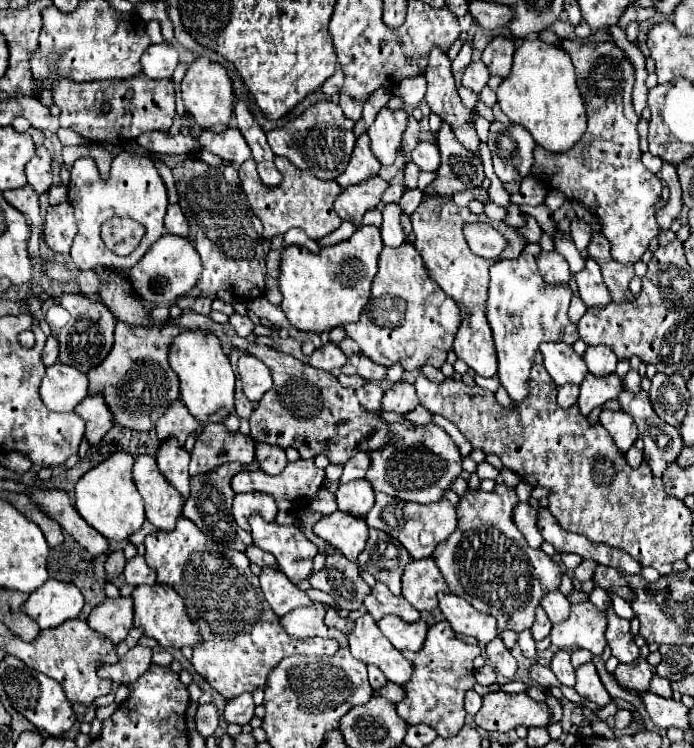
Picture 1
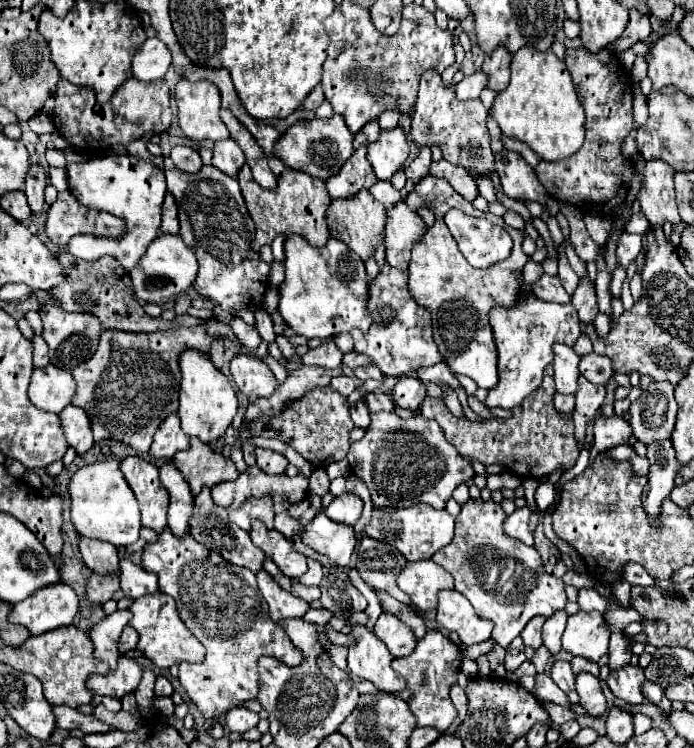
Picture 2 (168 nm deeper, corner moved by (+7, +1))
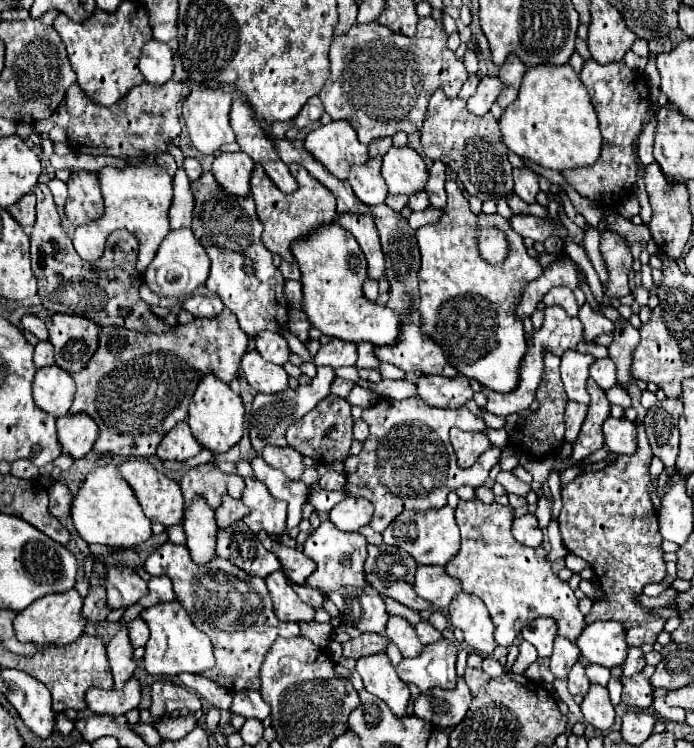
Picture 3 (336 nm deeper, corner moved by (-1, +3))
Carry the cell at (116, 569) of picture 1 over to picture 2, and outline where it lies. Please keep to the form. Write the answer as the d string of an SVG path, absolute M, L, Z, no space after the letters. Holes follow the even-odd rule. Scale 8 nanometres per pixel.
M90 577L86 581L86 599L94 605L104 605L108 599L112 599L114 591L120 589L120 581L114 581L114 577Z

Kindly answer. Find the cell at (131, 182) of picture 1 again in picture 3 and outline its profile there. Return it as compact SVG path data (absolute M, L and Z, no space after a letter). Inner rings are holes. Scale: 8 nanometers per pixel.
M142 161L134 167L128 165L124 169L102 167L98 171L98 181L100 181L100 191L102 191L102 197L104 197L106 211L104 211L100 221L82 225L80 229L74 231L74 249L78 251L78 255L84 261L98 261L104 253L108 235L116 229L126 229L140 243L138 271L144 273L148 263L154 259L162 239L170 231L168 209L170 209L170 203L172 203L172 177L158 163L148 165L146 161Z

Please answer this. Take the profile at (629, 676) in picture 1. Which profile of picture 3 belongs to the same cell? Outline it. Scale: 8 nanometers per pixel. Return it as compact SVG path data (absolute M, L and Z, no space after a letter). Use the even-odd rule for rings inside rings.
M638 673L632 677L622 677L622 701L628 705L636 705L638 709L646 709L652 705L652 685L650 681Z

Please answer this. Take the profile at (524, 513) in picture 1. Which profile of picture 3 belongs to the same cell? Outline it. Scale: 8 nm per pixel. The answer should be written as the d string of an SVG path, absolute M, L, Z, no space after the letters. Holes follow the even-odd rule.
M530 513L520 519L514 519L512 535L518 539L518 542L529 547L539 547L544 540L542 529L538 527L536 517Z

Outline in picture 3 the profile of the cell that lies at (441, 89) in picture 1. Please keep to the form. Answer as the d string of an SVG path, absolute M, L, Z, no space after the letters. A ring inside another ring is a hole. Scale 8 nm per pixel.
M438 89L430 97L426 119L424 119L424 125L420 129L420 139L422 139L424 155L432 161L442 161L444 165L448 165L450 171L456 173L458 181L464 185L468 195L476 195L482 201L486 201L486 199L496 199L498 201L500 197L506 197L512 191L512 165L506 157L508 147L502 143L502 133L498 131L498 121L492 117L490 111L482 117L472 115L466 109L464 99L460 99L460 97L450 99L450 97L444 95L442 89Z

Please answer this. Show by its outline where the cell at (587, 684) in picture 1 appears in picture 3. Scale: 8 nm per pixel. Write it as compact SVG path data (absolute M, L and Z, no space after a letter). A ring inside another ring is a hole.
M592 683L580 709L584 713L584 719L596 729L610 729L614 723L614 705L610 703L608 689L604 685Z

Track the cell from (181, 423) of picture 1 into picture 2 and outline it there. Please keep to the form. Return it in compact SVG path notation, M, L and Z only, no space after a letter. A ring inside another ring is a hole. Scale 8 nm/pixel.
M168 415L156 435L154 435L154 443L150 447L150 455L156 457L156 459L166 459L170 461L176 451L180 449L188 449L190 447L190 439L186 437L186 433L182 433L182 427L180 427L180 421L176 415Z

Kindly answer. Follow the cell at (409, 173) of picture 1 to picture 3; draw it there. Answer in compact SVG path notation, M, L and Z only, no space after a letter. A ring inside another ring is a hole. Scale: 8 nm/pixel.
M418 191L418 195L412 195L408 199L408 207L412 211L420 211L420 209L428 209L430 207L430 199L426 195L426 191Z

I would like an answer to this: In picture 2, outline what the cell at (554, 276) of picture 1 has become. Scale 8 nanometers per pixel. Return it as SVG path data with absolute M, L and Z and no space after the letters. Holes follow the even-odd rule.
M544 275L538 283L534 283L532 289L534 297L542 299L542 301L554 301L554 303L570 303L570 295L566 293L566 289L562 287L558 277L552 275Z

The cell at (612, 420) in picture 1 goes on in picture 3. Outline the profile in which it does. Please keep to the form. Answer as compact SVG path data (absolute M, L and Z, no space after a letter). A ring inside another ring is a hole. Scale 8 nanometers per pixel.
M608 417L604 423L604 439L606 439L606 447L620 455L632 455L636 451L636 427L632 421L620 417Z

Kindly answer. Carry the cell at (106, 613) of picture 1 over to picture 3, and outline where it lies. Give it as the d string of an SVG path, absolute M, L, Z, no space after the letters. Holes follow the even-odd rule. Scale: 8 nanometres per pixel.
M122 625L120 631L110 639L106 647L106 657L114 675L114 689L122 689L122 685L132 677L136 669L136 659L132 657L134 647L128 639L128 625Z

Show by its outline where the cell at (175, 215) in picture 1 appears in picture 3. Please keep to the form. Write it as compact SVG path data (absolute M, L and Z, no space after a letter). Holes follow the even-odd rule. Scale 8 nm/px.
M180 167L174 175L174 199L170 205L170 227L172 229L190 227L192 209L194 209L194 197L190 191L190 179Z

